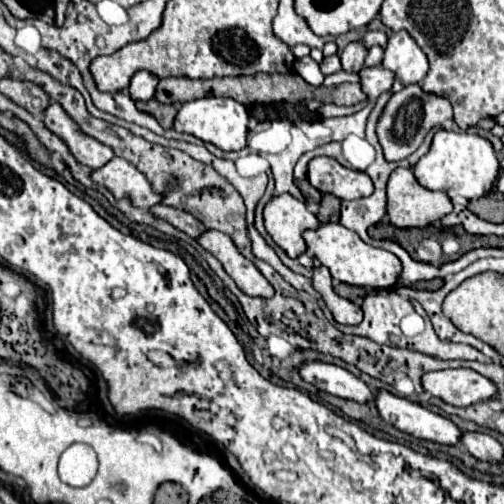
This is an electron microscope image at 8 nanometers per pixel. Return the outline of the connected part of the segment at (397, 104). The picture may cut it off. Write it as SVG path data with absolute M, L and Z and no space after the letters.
M412 84L412 86L402 88L400 92L392 94L392 98L384 106L384 110L378 118L378 124L376 124L376 136L378 136L378 142L384 150L384 158L388 162L404 160L422 144L424 136L434 126L444 126L450 120L452 120L452 106L446 98L422 92L420 84Z

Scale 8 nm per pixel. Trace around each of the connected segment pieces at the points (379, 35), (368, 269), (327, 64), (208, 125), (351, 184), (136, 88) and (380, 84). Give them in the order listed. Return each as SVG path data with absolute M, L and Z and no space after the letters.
M366 32L362 38L360 38L360 42L366 46L366 48L370 48L370 46L386 46L386 34L384 32Z
M328 222L328 224L322 224L318 230L306 230L304 240L308 250L322 266L330 270L334 280L340 280L350 286L362 286L362 288L374 288L374 290L396 286L398 272L402 270L400 260L382 248L368 246L366 242L360 240L360 236L354 230L348 230L342 224Z
M336 54L334 56L324 56L324 60L320 62L320 70L322 70L322 74L338 72L340 70L340 58Z
M202 98L184 102L174 118L174 130L186 132L202 142L210 142L220 150L242 150L246 146L248 130L248 112L246 108L232 98Z
M326 156L310 160L308 180L322 194L334 194L340 200L356 200L374 192L372 180L364 172L344 168L336 160Z
M140 70L132 76L128 84L128 94L134 102L146 102L154 96L154 88L158 84L158 78L146 70Z
M382 66L362 68L358 74L360 74L362 92L368 96L370 102L374 102L382 92L388 92L394 82L394 74L386 72Z

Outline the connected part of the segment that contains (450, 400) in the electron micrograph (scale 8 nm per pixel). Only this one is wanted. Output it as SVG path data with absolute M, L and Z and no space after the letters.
M468 368L436 370L422 376L422 388L452 406L470 406L494 396L494 384Z

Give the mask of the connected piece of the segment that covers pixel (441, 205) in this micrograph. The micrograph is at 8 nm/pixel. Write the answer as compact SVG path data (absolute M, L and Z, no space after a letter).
M396 168L390 174L386 196L388 196L386 216L388 216L390 224L396 226L396 228L426 228L432 222L436 222L436 220L440 220L440 218L444 218L446 214L452 212L450 198L444 192L430 192L430 190L422 188L414 180L412 170L408 170L408 168Z

